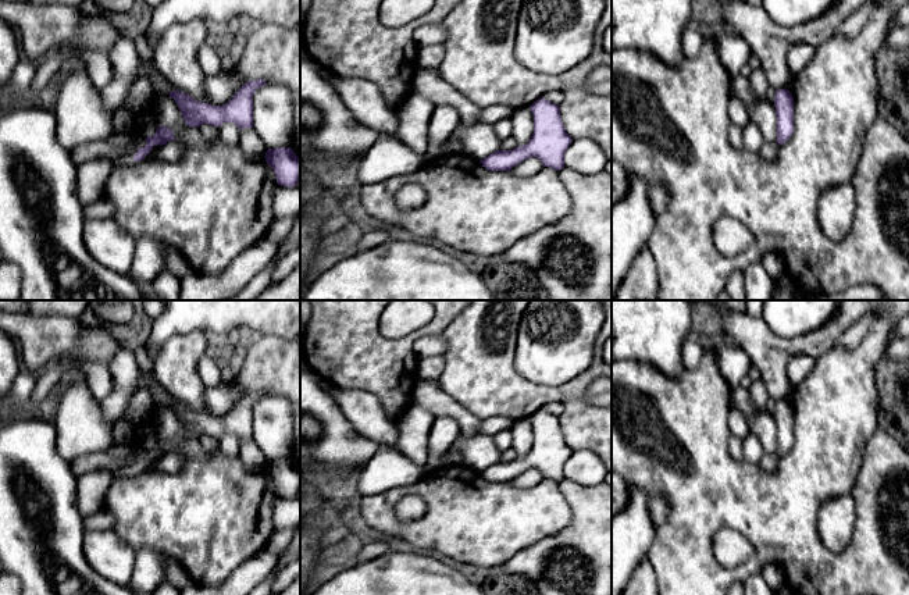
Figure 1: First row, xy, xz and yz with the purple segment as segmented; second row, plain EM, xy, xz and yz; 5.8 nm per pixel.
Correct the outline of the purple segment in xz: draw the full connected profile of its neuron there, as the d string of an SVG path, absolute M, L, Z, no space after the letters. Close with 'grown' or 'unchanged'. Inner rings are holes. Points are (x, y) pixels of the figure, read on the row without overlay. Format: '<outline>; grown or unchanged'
M541 409L531 417L534 445L524 457L513 462L498 462L480 474L491 482L510 482L530 468L538 468L543 478L564 480L564 464L573 450L566 443L557 416Z; unchanged

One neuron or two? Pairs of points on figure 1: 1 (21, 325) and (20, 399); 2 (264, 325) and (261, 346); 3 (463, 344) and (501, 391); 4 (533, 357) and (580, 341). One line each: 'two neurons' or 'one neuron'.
1: two neurons
2: two neurons
3: one neuron
4: one neuron

